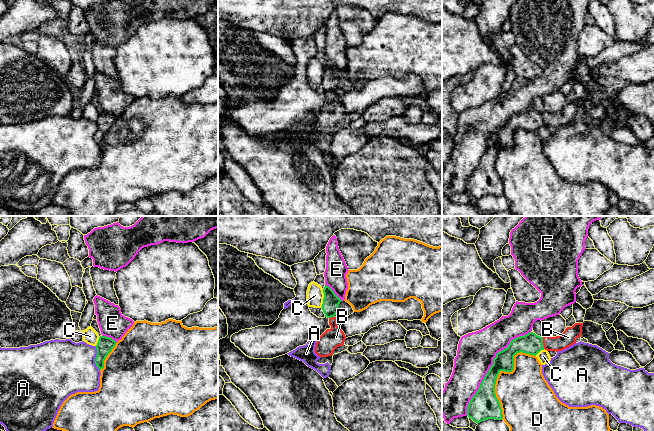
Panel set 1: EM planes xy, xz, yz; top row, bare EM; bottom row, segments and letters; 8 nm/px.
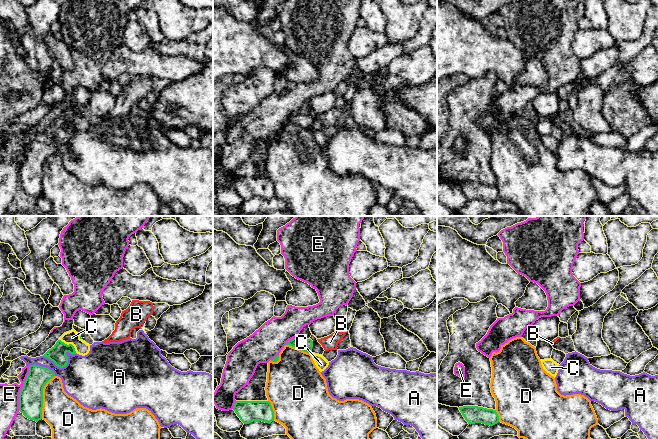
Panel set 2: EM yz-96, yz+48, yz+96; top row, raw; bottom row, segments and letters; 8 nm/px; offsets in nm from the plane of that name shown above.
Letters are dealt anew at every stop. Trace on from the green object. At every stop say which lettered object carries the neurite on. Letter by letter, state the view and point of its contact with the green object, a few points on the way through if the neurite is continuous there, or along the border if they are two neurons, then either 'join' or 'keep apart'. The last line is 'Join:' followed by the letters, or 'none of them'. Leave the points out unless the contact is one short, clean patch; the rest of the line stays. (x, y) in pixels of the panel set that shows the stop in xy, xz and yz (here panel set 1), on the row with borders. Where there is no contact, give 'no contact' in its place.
A: contact xy (95, 358); keep apart
B: contact yz (542, 343); way yz (532, 344), (542, 343), (560, 343), (568, 337); join
C: contact xz (323, 298); border xz (323, 289), (323, 303), (320, 307); keep apart
D: contact yz (499, 372); keep apart
E: contact yz (490, 367); keep apart
Join: B

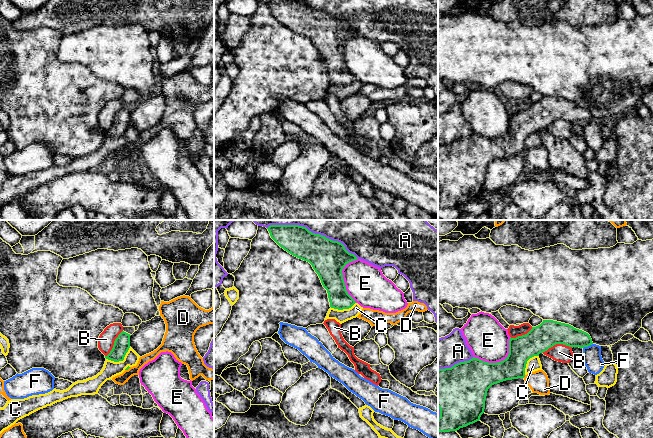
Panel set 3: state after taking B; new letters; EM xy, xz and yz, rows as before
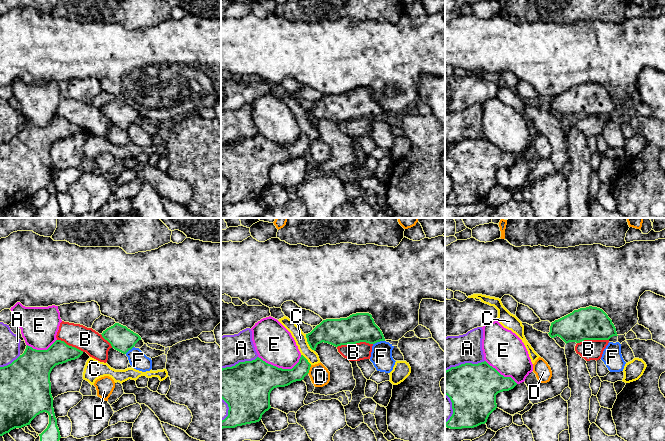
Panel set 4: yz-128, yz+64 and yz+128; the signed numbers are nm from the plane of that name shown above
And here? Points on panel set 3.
A: contact yz (455, 364); keep apart
B: contact yz (557, 343); keep apart
C: contact xy (120, 360); border xy (130, 347), (122, 360), (111, 361), (106, 359); keep apart
D: contact yz (524, 376); border yz (525, 375), (523, 377); keep apart
E: contact yz (500, 361); keep apart
F: contact yz (587, 346); keep apart
Join: none of them

